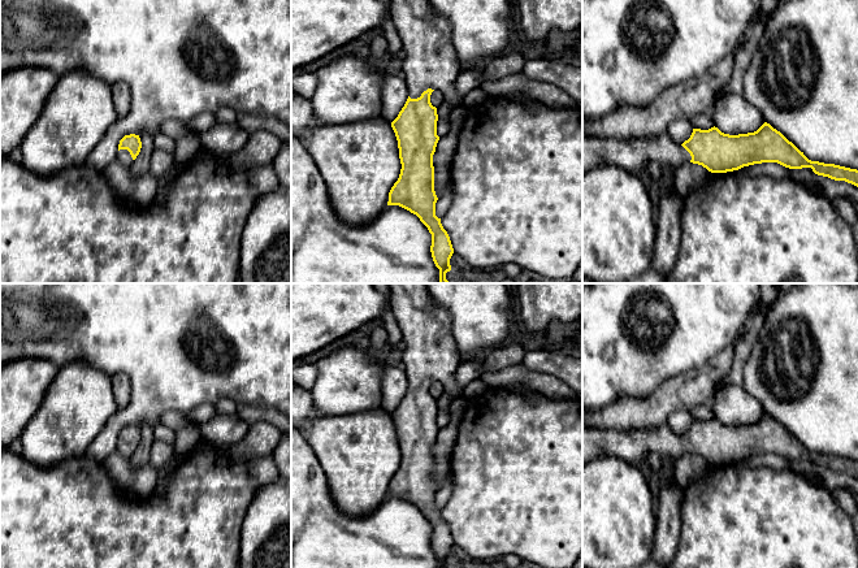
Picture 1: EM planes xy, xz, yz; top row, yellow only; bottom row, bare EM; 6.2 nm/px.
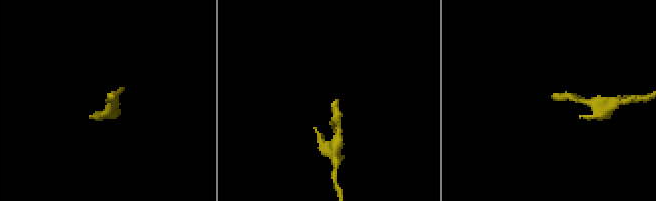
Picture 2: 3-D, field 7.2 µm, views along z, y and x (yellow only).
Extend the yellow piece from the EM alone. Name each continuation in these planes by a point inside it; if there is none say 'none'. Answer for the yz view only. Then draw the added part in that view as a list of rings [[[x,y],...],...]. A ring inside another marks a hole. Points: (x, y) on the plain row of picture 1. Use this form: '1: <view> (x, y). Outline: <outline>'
1: yz (635, 445). Outline: [[[667,422],[629,430],[582,428],[582,465],[597,458],[619,458],[637,465],[650,454],[668,463],[690,451],[690,445],[675,434]]]

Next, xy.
1: xy (122, 447). Outline: [[[120,441],[118,443],[117,443],[117,446],[116,446],[116,451],[120,454],[120,455],[122,455],[122,456],[125,456],[125,458],[130,458],[131,455],[133,455],[133,448],[131,448],[131,446],[130,446],[130,443],[127,442],[127,441]]]

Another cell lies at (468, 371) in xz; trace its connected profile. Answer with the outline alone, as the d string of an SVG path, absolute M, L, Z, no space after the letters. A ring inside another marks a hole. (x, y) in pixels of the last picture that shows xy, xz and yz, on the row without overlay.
M476 356L469 360L462 360L456 372L455 381L464 390L464 387L482 376L484 356Z

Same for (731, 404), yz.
M722 380L712 387L710 408L715 419L729 426L754 424L764 415L762 404L742 386Z

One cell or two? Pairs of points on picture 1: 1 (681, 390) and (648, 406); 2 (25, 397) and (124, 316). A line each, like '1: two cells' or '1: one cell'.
1: one cell
2: two cells

